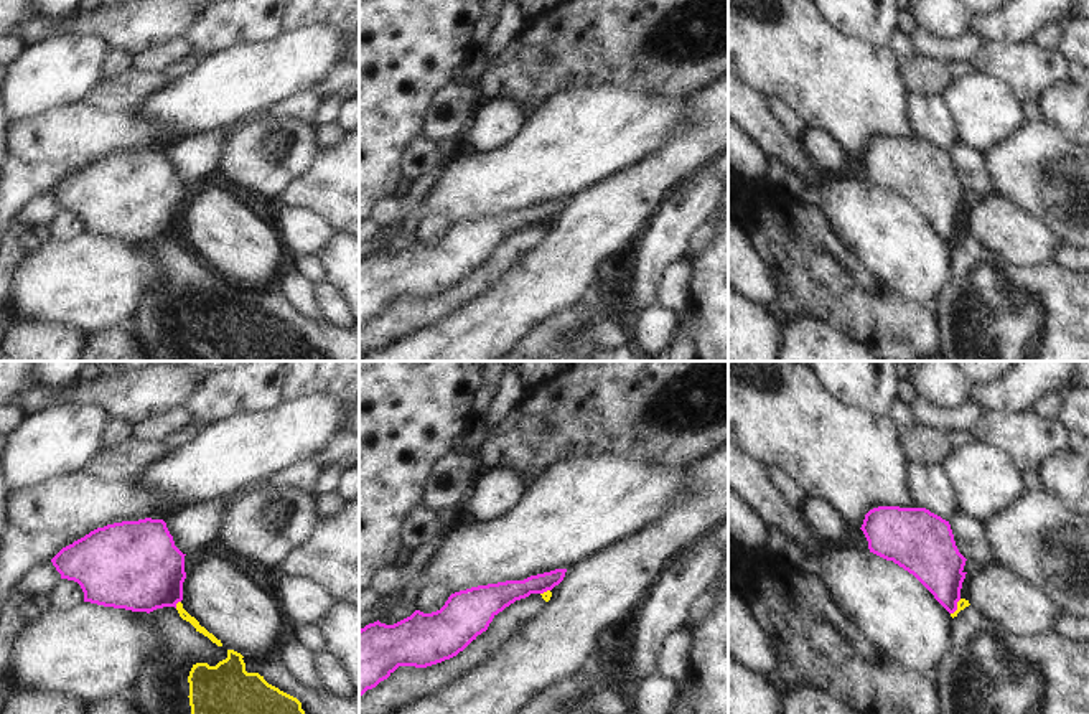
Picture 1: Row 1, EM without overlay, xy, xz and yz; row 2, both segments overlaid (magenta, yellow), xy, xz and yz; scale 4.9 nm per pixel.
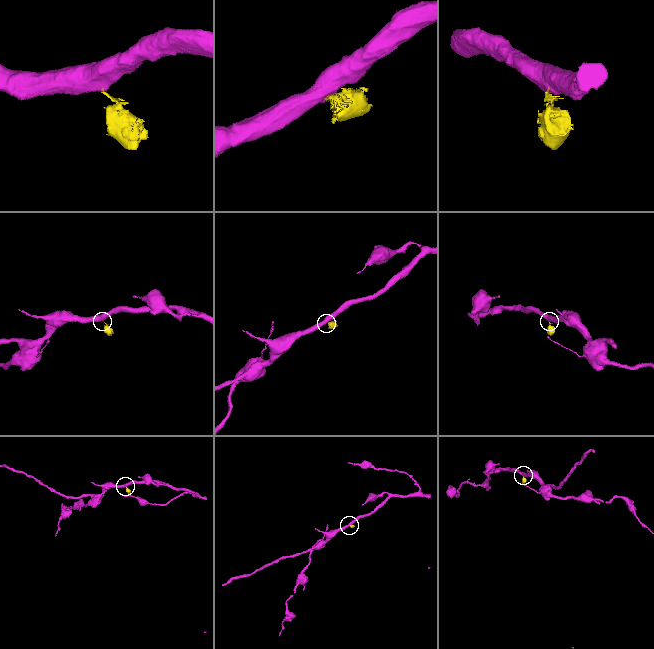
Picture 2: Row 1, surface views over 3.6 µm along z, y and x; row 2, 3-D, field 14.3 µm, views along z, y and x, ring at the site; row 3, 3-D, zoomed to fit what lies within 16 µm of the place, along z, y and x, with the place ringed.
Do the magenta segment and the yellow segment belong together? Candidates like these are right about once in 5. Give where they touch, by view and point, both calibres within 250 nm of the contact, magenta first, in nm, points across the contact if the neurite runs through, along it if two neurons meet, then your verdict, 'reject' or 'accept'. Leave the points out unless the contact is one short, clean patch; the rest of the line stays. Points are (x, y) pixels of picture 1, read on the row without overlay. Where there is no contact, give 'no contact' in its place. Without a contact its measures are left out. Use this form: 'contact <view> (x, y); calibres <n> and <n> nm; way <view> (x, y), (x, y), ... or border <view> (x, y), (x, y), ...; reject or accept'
contact xy (177, 233); calibres 420 and 50 nm; border xy (180, 231), (175, 238); reject

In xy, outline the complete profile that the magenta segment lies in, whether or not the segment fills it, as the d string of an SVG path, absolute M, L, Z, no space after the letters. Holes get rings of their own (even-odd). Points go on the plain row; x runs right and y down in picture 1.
M145 148L97 158L63 178L51 193L61 209L81 216L84 233L150 244L163 237L176 239L183 231L185 186L163 150Z

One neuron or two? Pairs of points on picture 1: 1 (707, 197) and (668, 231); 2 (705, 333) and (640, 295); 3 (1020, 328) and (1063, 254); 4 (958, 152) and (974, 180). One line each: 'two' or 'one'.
1: one
2: two
3: two
4: one

